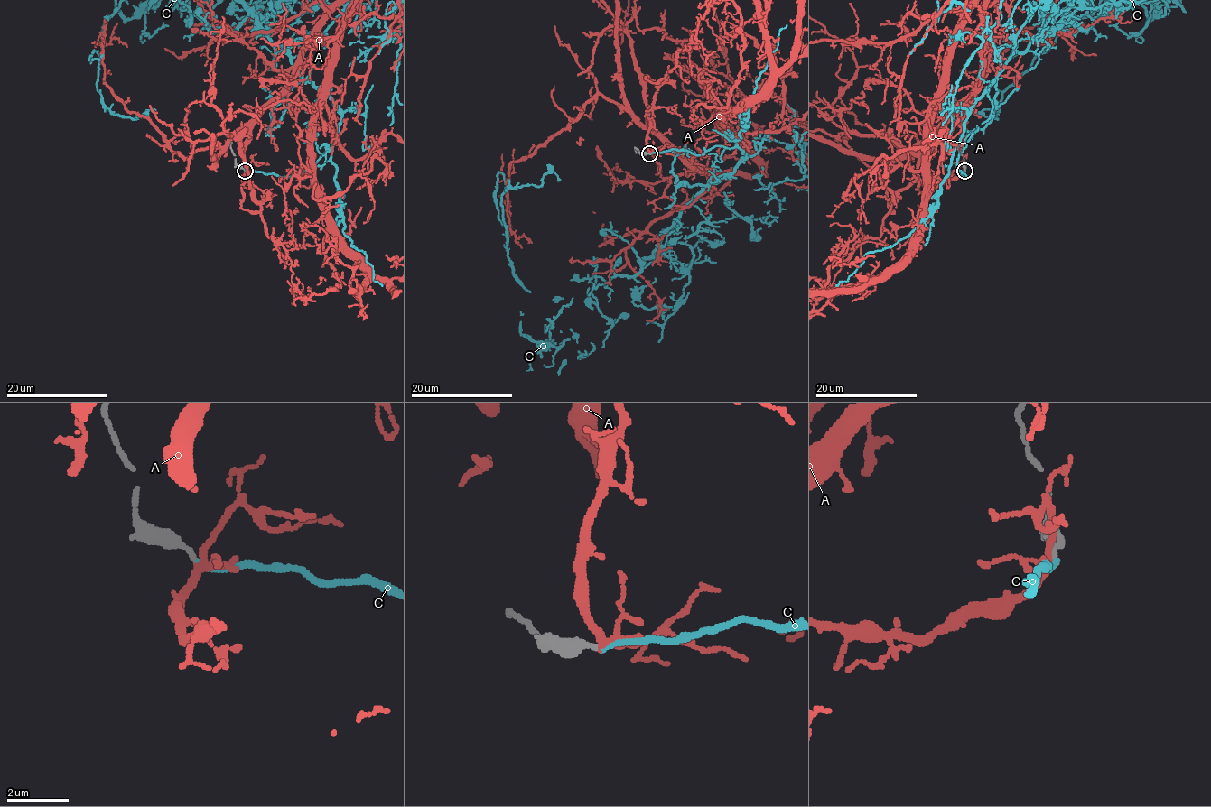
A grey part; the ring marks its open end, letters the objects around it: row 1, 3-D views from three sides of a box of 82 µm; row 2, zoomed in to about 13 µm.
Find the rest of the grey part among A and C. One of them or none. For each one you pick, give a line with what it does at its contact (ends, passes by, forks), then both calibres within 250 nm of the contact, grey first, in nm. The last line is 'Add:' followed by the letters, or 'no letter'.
C: it ends | 200/180 nm
Add: C

